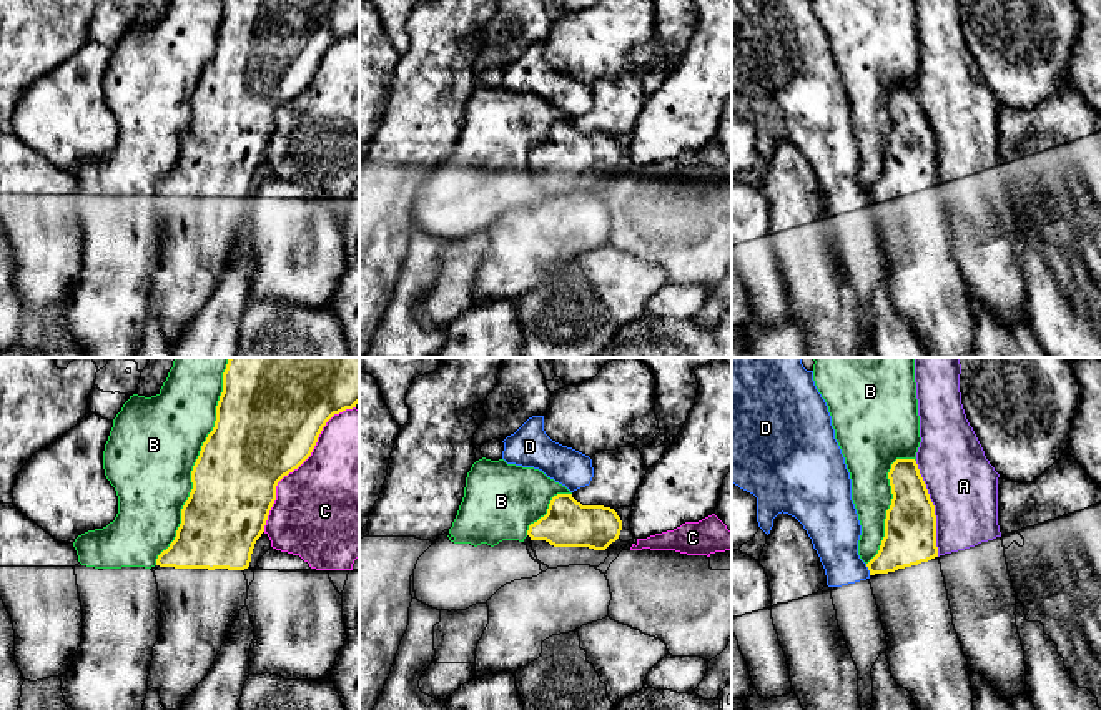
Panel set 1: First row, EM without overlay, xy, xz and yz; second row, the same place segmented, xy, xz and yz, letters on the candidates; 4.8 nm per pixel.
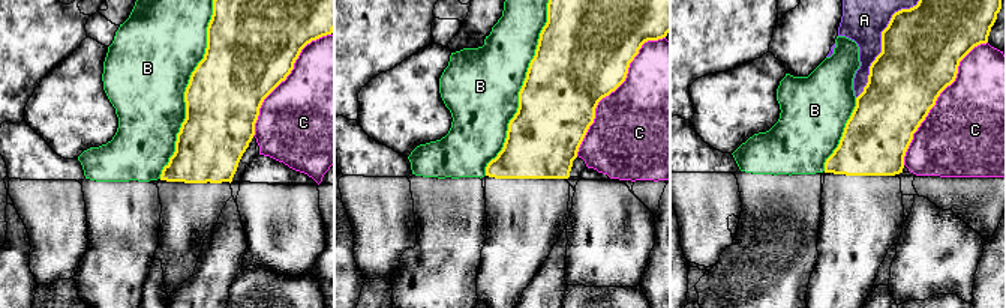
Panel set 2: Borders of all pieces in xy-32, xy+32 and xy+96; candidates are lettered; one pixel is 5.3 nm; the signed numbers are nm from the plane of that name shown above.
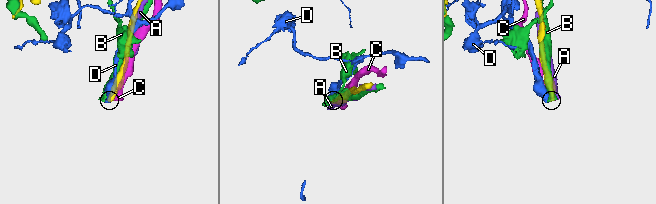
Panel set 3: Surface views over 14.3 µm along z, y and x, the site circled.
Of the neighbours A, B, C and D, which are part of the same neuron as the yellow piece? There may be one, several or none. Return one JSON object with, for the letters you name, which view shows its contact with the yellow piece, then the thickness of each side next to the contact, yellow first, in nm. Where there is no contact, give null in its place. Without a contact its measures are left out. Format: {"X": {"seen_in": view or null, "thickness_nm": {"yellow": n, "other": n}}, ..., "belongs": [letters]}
{"belongs": []}

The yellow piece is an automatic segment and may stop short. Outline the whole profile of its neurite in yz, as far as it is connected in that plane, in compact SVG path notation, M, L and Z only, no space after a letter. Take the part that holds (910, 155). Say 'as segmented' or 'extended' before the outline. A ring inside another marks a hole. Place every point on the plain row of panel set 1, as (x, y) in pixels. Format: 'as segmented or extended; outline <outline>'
extended; outline M896 86L888 106L893 126L886 138L885 165L866 195L886 261L890 299L911 321L930 357L971 357L971 299L953 253L936 175L935 133L915 86Z

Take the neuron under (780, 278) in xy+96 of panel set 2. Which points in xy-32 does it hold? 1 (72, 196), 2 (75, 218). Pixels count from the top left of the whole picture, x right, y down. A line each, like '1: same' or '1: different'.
1: different
2: different

